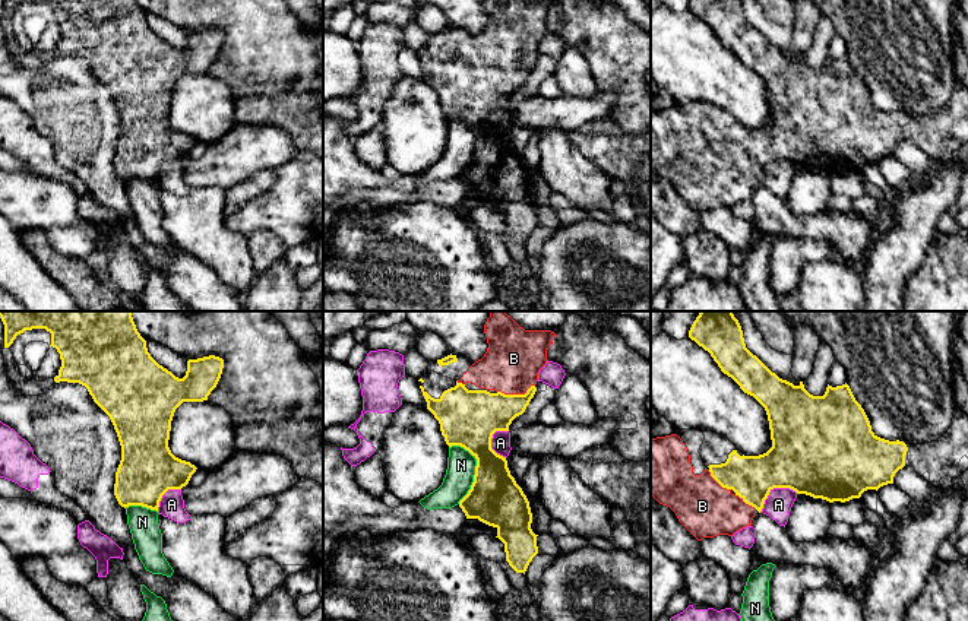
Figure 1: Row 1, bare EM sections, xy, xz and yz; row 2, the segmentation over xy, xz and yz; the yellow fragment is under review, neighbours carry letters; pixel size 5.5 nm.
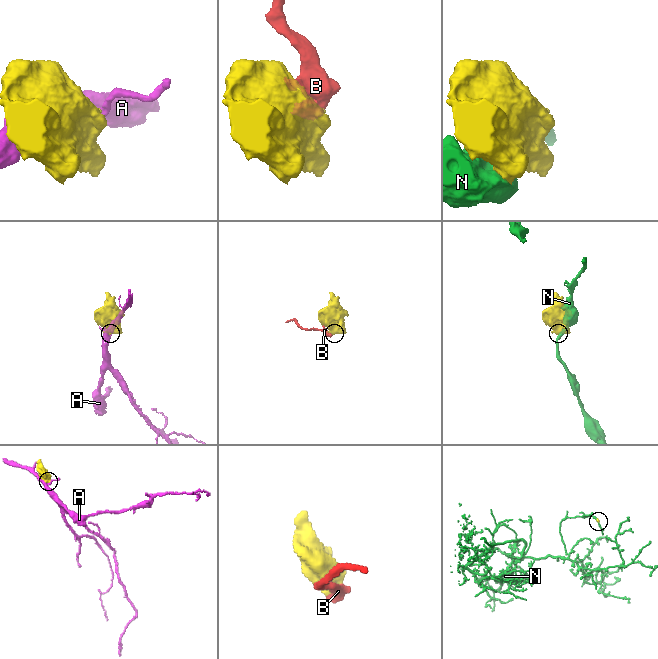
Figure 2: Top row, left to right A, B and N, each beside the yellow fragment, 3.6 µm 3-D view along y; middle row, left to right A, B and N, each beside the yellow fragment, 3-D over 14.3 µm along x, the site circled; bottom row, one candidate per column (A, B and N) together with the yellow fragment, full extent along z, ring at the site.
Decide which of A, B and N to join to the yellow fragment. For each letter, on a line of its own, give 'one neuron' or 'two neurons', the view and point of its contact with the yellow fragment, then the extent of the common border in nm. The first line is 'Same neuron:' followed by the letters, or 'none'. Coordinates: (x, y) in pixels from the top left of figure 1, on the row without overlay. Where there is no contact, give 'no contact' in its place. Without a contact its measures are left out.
Same neuron: B
A: two neurons; meets yellow in yz at (774, 159); contact 240 nm long
B: one neuron; meets yellow in xz at (515, 67); contact 220 nm long
N: two neurons; meets yellow in xz at (475, 142); contact 340 nm long

